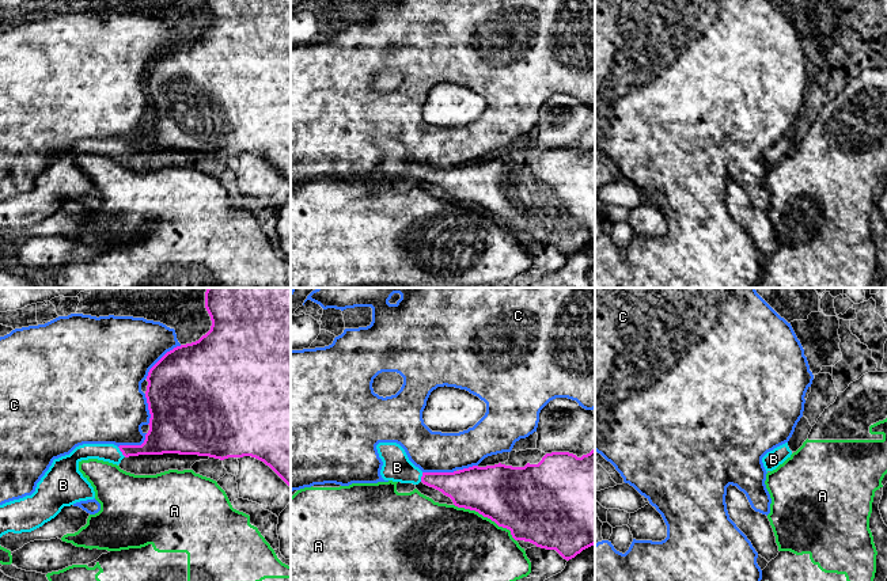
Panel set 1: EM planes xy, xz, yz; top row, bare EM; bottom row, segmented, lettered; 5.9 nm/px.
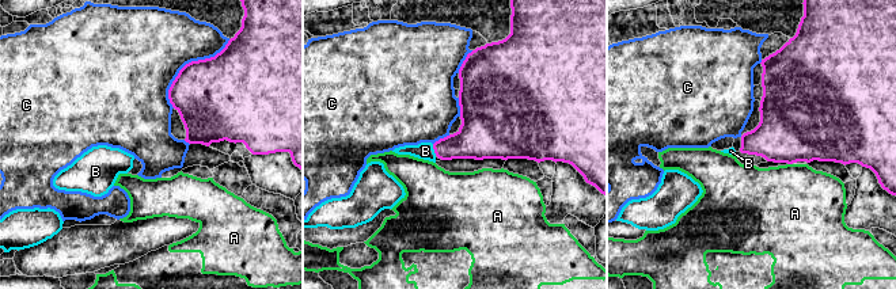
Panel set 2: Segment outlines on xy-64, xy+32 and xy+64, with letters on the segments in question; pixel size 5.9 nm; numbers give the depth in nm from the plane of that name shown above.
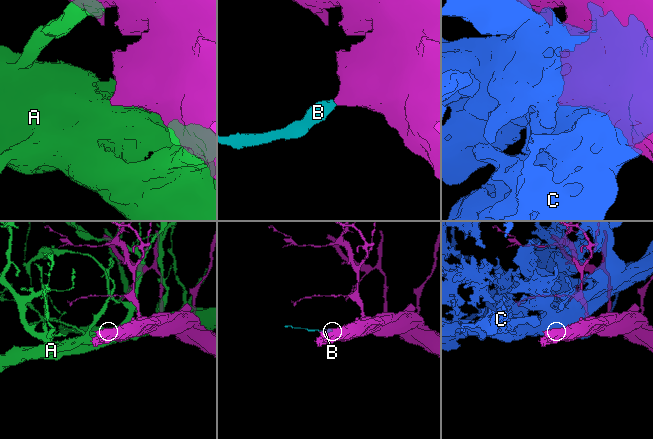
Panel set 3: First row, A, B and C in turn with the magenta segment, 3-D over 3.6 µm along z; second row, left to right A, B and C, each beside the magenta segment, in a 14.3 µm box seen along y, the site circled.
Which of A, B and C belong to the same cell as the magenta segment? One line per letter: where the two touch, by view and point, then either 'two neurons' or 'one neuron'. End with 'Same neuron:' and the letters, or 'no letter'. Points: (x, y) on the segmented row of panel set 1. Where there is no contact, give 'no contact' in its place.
A: xz (486, 516) | two neurons
B: xy (121, 451) | one neuron
C: xy (160, 359) | two neurons
Same neuron: B

